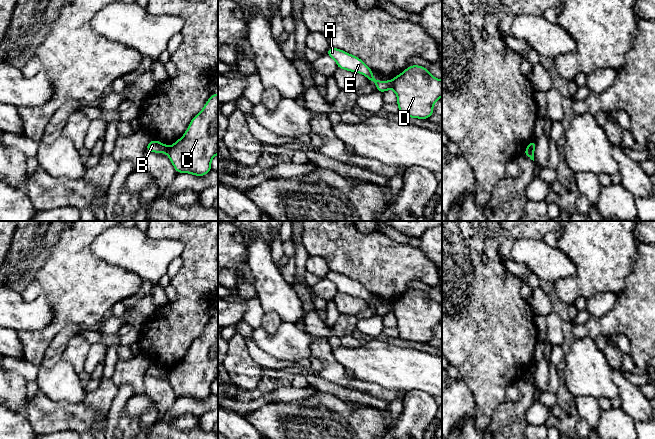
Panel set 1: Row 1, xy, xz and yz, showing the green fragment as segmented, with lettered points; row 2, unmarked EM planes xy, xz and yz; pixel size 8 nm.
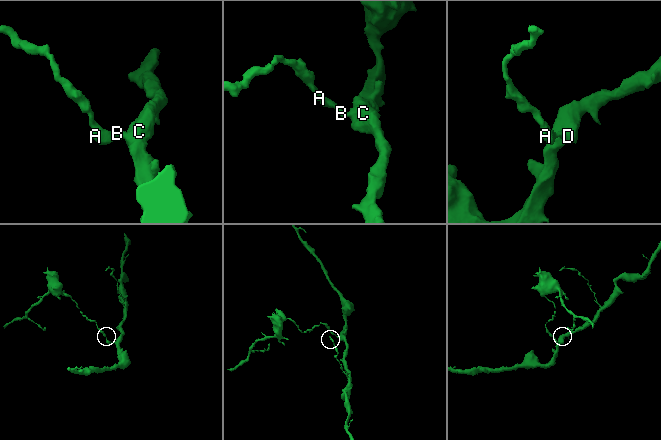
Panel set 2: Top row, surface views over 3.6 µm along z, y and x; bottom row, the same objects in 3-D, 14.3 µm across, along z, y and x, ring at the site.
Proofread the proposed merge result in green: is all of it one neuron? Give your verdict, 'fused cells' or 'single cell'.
fused cells

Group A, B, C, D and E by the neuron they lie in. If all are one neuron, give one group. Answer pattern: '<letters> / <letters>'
A B E / C D

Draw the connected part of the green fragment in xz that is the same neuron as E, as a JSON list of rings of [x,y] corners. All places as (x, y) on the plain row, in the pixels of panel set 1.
[[[330,271],[325,277],[332,281],[339,293],[345,293],[354,297],[360,297],[365,299],[370,306],[374,306],[377,311],[377,315],[384,317],[388,313],[392,313],[392,305],[380,305],[373,301],[373,295],[358,281],[351,279],[343,274]]]

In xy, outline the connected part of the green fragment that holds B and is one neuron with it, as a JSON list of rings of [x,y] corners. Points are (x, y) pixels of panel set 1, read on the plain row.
[[[151,364],[148,367],[145,374],[150,375],[150,376],[155,376],[155,377],[165,377],[165,378],[167,378],[169,372],[170,372],[169,370],[163,368],[162,366]]]

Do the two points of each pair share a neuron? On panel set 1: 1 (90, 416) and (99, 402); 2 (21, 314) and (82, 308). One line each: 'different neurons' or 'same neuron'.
1: different neurons
2: different neurons

